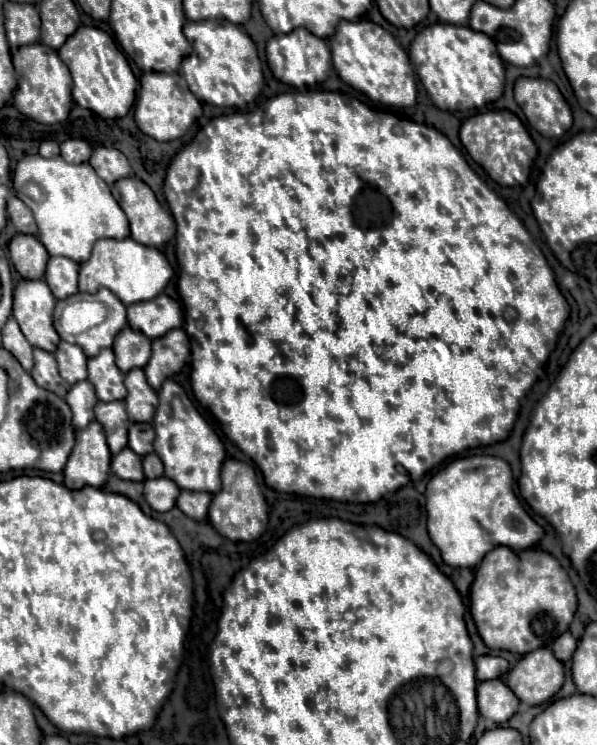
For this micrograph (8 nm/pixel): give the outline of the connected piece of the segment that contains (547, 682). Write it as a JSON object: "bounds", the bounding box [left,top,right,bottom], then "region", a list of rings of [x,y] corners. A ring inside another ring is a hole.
{"bounds":[506,648,562,706],"region":[[[538,648],[522,656],[506,678],[506,684],[518,696],[518,700],[530,706],[550,700],[560,690],[562,682],[562,664],[548,648]]]}

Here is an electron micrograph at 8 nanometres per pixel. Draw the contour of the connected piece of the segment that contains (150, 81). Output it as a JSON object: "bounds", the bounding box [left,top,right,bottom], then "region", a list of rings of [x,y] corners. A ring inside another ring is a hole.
{"bounds":[134,72,202,140],"region":[[[148,72],[142,74],[140,78],[140,92],[138,100],[134,106],[134,119],[138,128],[160,140],[176,140],[186,134],[186,130],[202,116],[202,104],[196,100],[196,96],[190,92],[186,80],[174,72],[174,74],[164,74],[164,72]]]}

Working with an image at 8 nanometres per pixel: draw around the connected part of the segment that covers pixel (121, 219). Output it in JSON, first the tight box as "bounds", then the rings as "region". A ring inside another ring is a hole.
{"bounds":[14,154,130,262],"region":[[[38,154],[26,156],[14,170],[14,192],[34,212],[38,224],[38,238],[50,256],[66,256],[84,262],[98,238],[126,238],[130,236],[126,214],[114,200],[108,184],[90,168],[88,162],[70,164],[56,158],[42,158]],[[36,186],[38,194],[30,196],[28,188]]]}

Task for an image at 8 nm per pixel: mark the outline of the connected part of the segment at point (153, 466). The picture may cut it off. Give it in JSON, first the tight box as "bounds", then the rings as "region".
{"bounds":[142,452,164,478],"region":[[[154,452],[142,456],[142,464],[144,464],[146,478],[154,478],[154,476],[162,476],[164,474],[164,464],[162,464],[162,460]]]}

